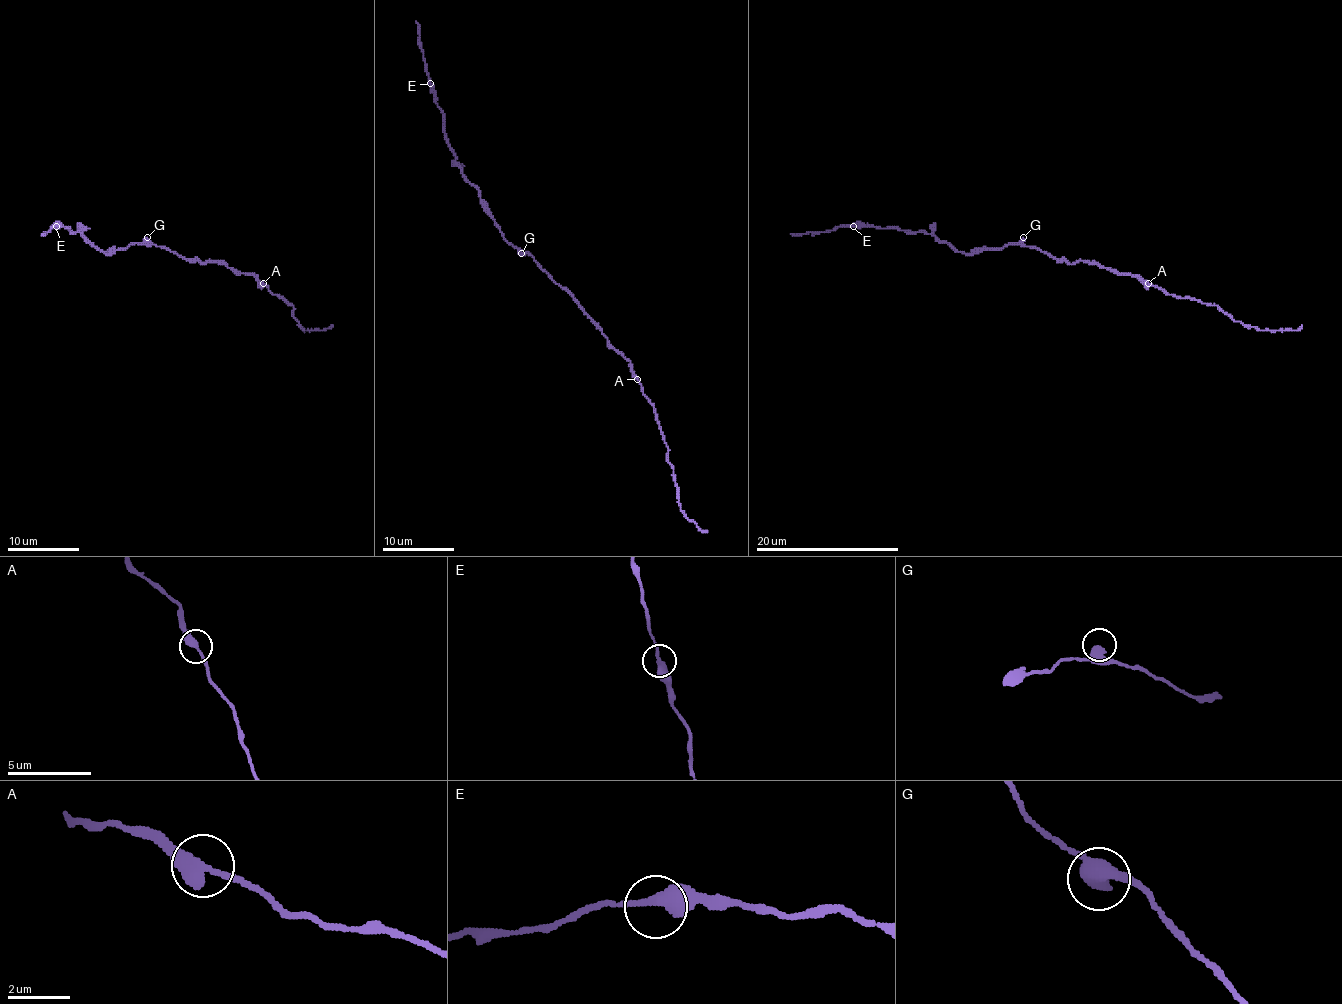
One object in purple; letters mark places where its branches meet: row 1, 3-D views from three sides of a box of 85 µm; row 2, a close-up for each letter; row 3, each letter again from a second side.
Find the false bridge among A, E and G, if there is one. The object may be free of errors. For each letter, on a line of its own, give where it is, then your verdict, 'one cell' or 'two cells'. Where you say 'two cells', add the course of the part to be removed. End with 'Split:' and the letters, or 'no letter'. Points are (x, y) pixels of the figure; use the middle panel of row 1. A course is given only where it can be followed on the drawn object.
A: at (637, 379); one cell
E: at (430, 83); one cell
G: at (521, 253); one cell
Split: no letter

